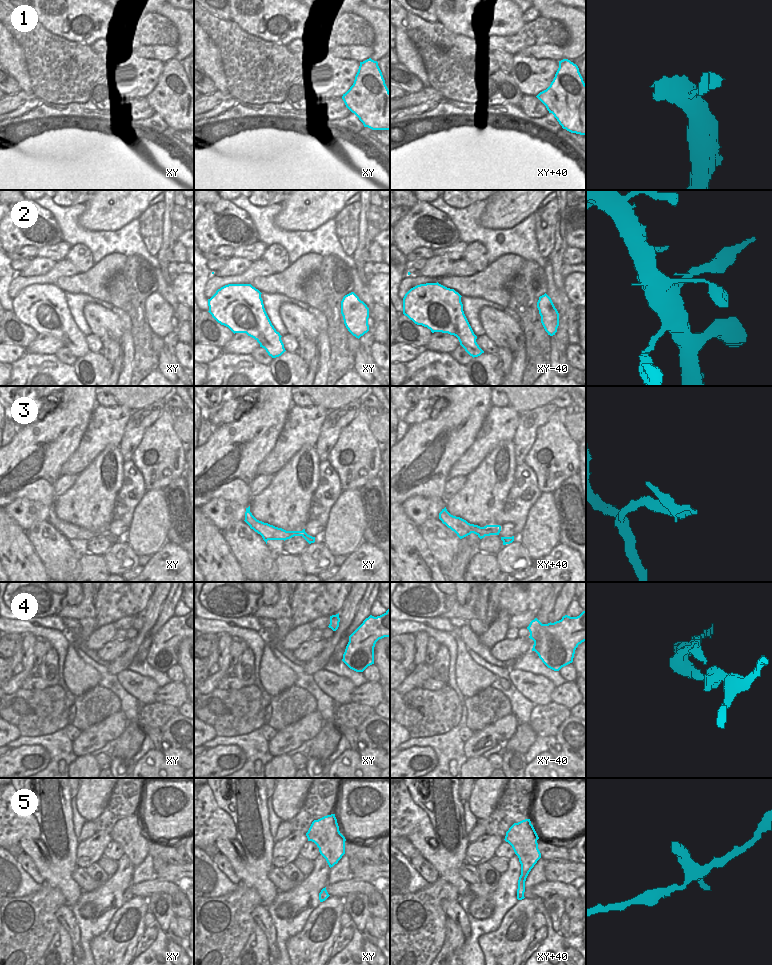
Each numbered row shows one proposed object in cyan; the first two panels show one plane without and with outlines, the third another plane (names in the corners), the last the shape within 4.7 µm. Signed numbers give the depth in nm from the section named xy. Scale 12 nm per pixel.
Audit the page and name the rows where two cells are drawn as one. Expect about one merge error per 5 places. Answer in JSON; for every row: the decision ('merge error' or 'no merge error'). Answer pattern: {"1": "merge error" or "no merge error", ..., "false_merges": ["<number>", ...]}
{"1": "no merge error", "2": "no merge error", "3": "no merge error", "4": "no merge error", "5": "no merge error", "false_merges": []}

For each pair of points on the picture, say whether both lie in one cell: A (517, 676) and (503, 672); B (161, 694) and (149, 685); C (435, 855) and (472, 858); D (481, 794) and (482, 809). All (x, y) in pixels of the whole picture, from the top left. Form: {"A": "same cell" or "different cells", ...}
{"A": "different cells", "B": "different cells", "C": "different cells", "D": "same cell"}

